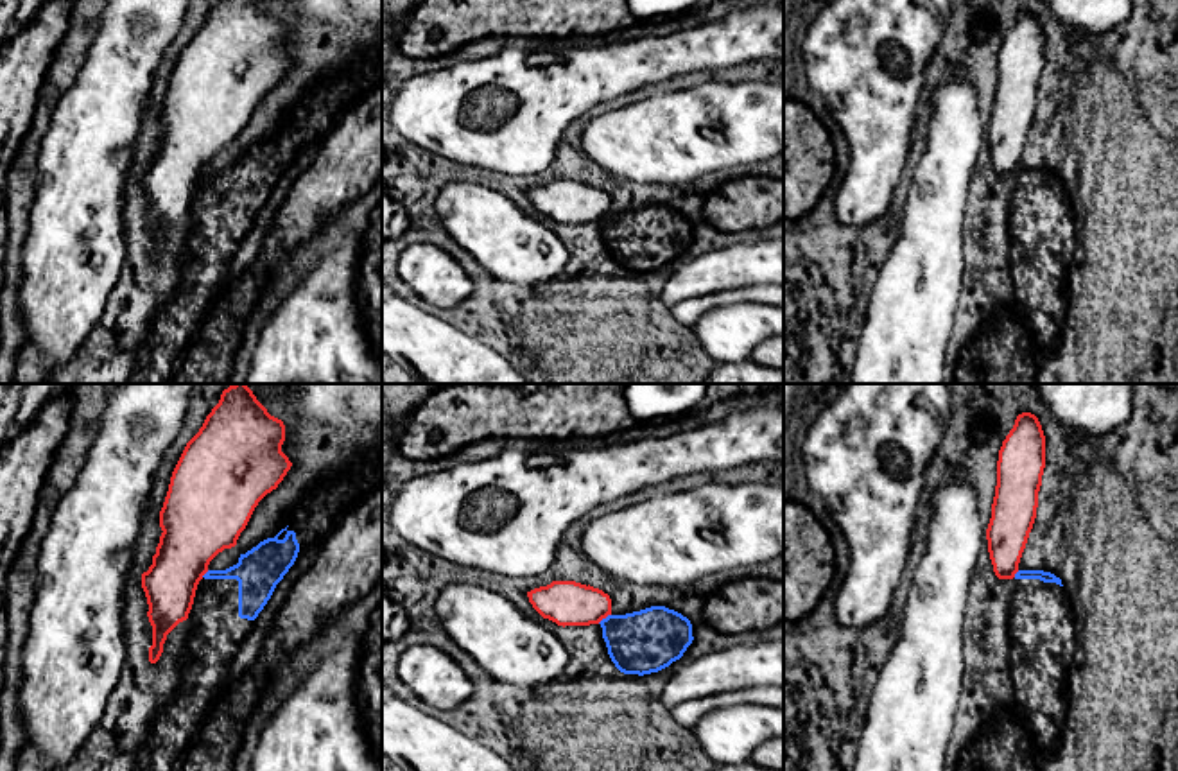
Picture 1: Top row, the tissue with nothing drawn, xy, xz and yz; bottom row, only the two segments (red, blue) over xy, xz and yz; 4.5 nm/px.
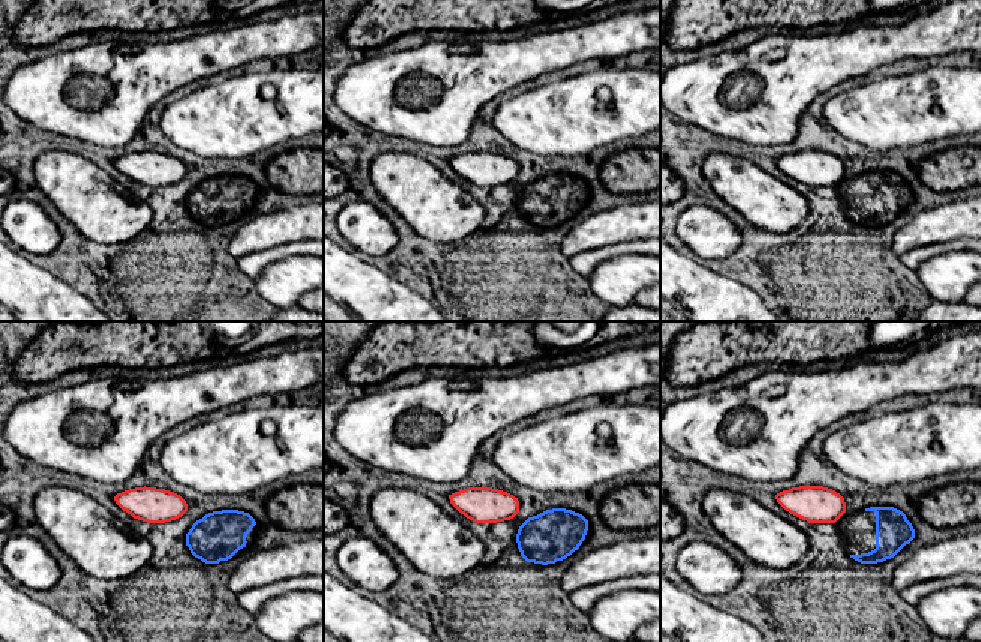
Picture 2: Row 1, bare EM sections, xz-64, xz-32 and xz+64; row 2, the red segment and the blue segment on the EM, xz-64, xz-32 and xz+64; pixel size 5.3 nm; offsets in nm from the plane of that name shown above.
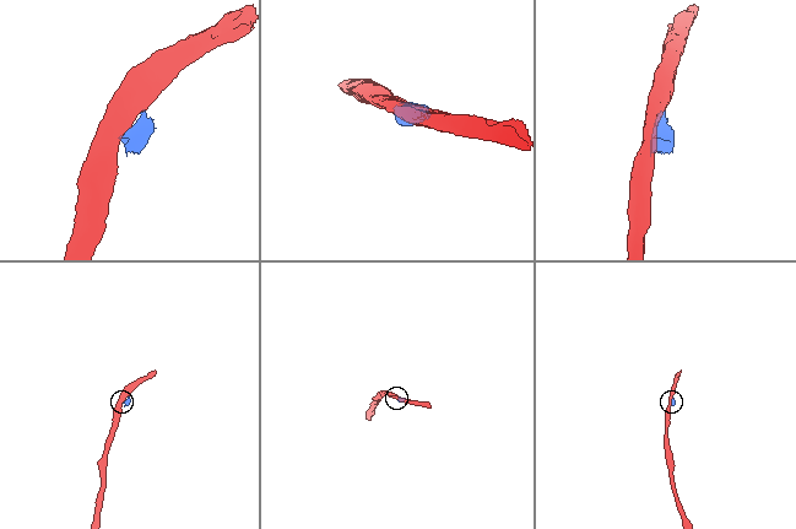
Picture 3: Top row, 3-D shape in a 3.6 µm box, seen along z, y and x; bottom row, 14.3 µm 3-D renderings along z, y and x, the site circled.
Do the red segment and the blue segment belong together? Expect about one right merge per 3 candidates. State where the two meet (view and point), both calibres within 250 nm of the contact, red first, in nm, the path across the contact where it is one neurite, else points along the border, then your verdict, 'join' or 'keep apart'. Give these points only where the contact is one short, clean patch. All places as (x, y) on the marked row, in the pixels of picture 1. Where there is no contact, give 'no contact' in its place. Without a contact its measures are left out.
meets red in xz at (603, 617); 200 nm thick on the red side, 280 nm on the other; keep apart

